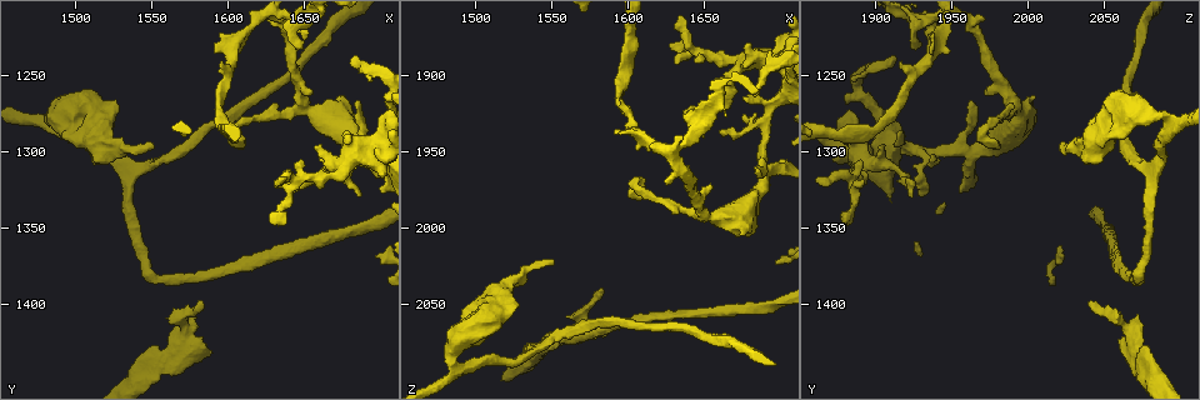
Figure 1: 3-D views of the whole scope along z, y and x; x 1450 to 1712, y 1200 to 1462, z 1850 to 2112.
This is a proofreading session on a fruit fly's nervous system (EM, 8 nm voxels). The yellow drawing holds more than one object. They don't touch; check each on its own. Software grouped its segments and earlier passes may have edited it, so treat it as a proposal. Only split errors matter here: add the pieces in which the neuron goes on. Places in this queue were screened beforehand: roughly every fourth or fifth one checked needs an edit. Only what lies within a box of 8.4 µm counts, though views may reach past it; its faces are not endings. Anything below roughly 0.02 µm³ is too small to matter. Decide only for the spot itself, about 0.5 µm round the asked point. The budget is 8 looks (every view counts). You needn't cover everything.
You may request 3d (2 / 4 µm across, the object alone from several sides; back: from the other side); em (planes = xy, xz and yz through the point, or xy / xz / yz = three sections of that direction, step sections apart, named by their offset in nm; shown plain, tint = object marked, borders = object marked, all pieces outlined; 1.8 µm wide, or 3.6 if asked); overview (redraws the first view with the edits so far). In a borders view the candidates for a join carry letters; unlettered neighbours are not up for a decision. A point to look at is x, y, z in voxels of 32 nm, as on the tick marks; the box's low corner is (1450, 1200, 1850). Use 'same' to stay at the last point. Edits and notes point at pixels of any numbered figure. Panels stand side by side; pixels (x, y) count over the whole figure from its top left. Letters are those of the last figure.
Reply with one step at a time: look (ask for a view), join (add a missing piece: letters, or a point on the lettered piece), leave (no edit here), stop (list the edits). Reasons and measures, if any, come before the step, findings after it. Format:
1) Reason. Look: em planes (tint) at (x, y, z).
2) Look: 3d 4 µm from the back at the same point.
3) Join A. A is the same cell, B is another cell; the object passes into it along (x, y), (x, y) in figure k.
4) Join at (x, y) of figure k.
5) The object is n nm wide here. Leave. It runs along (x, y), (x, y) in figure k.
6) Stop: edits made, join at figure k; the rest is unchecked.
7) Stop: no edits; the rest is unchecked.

Look: em yz step 8 (borders) at (1676, 1288, 1916).

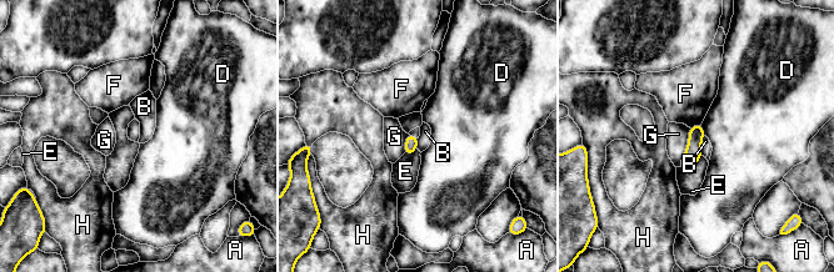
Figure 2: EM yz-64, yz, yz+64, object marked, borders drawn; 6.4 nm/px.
Another direction. Look: em xy step 4 (borders) at the same point.

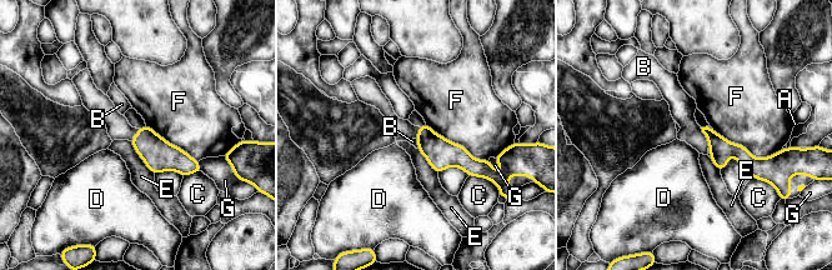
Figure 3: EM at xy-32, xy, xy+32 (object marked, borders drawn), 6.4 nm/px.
Leave. A, B, C, D, E, F and G are other cells; none of them fits.

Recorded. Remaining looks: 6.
Branch stops here. Look: 3d 4 µm from the back at (1630, 1346, 1878).

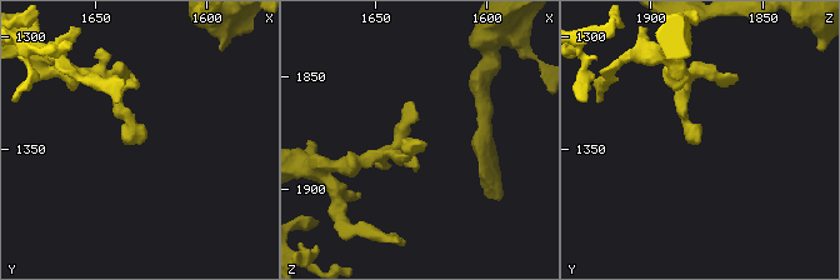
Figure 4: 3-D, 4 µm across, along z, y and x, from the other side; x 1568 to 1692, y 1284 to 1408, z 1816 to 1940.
Look: em 3.6 µm yz step 16 (tint) at (1630, 1348, 1878).

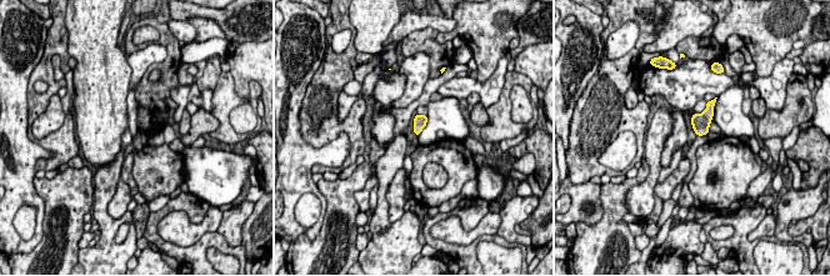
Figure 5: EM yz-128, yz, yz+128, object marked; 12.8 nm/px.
Look: em 3.6 µm planes (borders) at the same point.

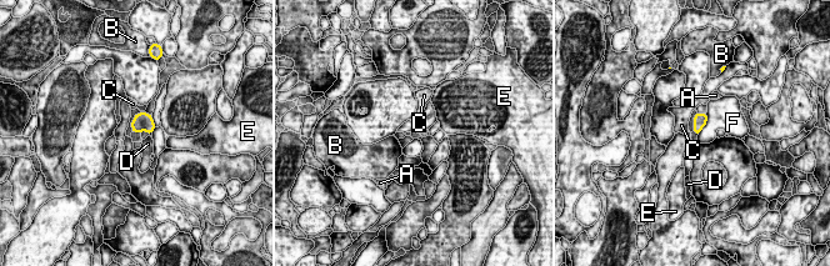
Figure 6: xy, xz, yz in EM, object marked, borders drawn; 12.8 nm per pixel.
The longest contact is with F, 320 nm. Leave. A, B, C, D, E and F are other cells; no lettered piece goes on from it.

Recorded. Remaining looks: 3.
Thick turns thin. Look: em planes (borders) at (1522, 1294, 2034).

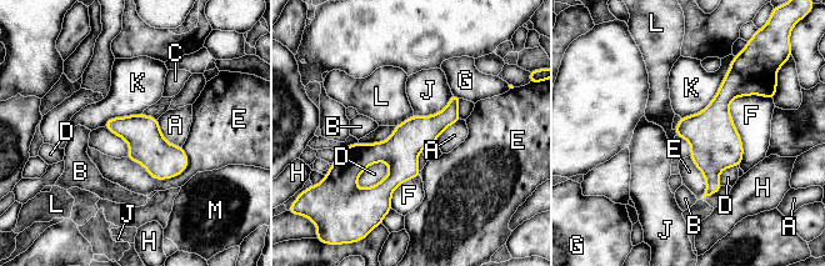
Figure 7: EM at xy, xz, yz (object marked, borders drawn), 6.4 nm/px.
The object is 240 nm wide here. Leave. A, B, C, D, E, F, G, H, J, K, L and M are other cells; it runs along (456, 99), (398, 151), (341, 159) in figure 7; no lettered piece goes on from it.

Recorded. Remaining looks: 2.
Stop: no edits; the rest is unchecked.

